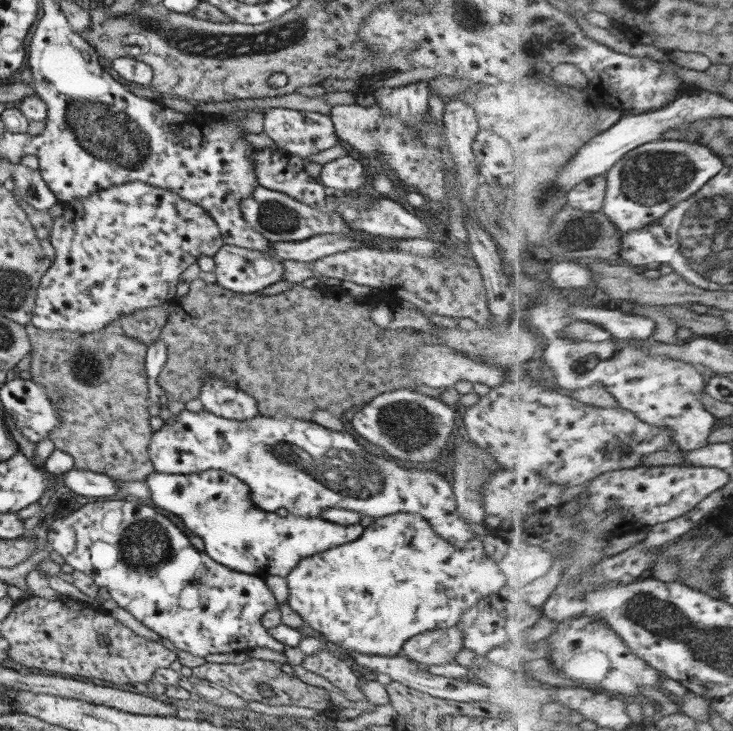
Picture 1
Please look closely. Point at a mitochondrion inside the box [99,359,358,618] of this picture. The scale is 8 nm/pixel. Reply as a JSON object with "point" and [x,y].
{"point":[144,548]}

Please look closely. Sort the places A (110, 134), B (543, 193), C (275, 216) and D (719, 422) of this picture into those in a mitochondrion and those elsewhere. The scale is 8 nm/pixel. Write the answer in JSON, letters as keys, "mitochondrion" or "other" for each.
{"A":"mitochondrion","B":"mitochondrion","C":"mitochondrion","D":"other"}

